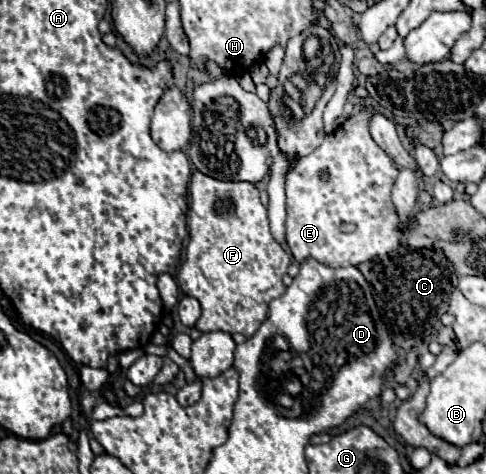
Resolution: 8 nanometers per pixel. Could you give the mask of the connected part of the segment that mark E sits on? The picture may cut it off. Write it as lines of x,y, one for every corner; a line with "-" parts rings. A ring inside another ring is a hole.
360,109
356,115
348,117
344,125
324,137
318,149
298,159
294,169
286,175
286,241
296,261
314,257
330,267
342,267
358,265
370,257
398,249
398,215
390,199
394,179
398,177
398,167
370,137
368,119
370,113
366,113
366,109
-
322,171
330,173
328,181
322,181

